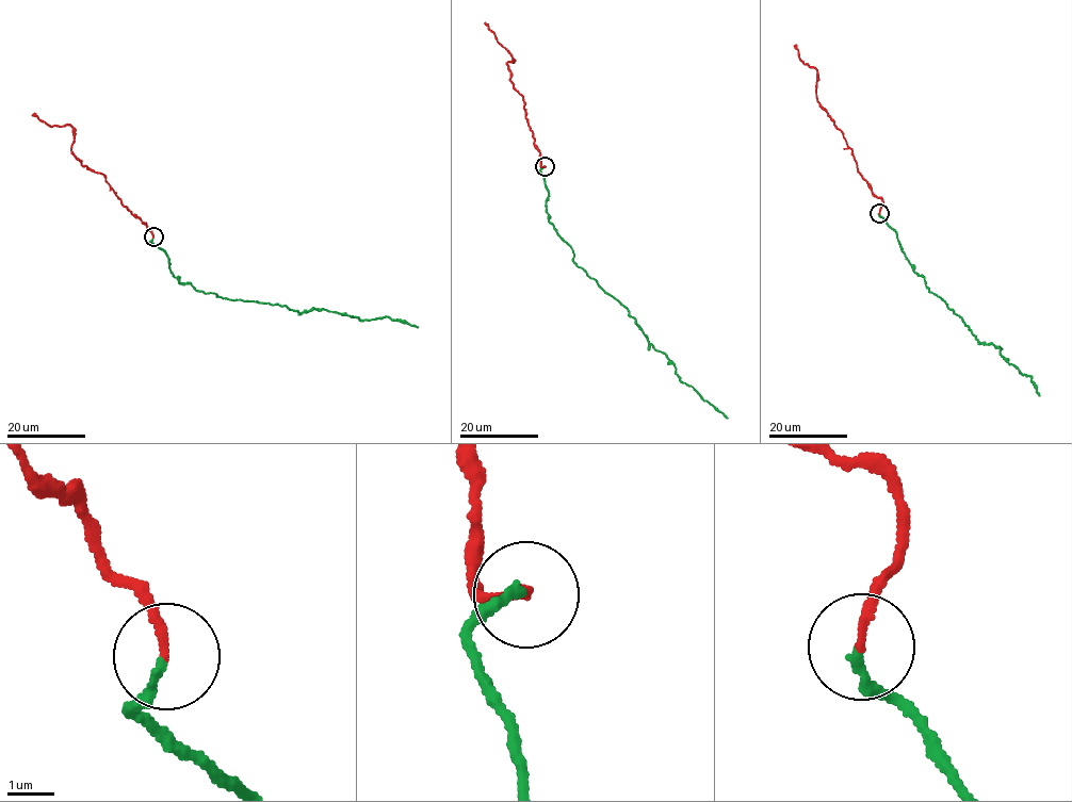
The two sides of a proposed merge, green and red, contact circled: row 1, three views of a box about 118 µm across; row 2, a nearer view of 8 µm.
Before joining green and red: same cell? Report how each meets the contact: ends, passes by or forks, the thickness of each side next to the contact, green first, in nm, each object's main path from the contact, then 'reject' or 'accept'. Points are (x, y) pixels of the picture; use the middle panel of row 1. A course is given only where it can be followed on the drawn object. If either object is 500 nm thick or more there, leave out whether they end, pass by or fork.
green ends; red ends; calibres 190 and 170 nm; course green (545, 167), (548, 219), (573, 262), (626, 307), (681, 381), (727, 418); course red (545, 167), (541, 166), (541, 157), (525, 117), (525, 103), (509, 79), (506, 63), (514, 60), (484, 22); accept

